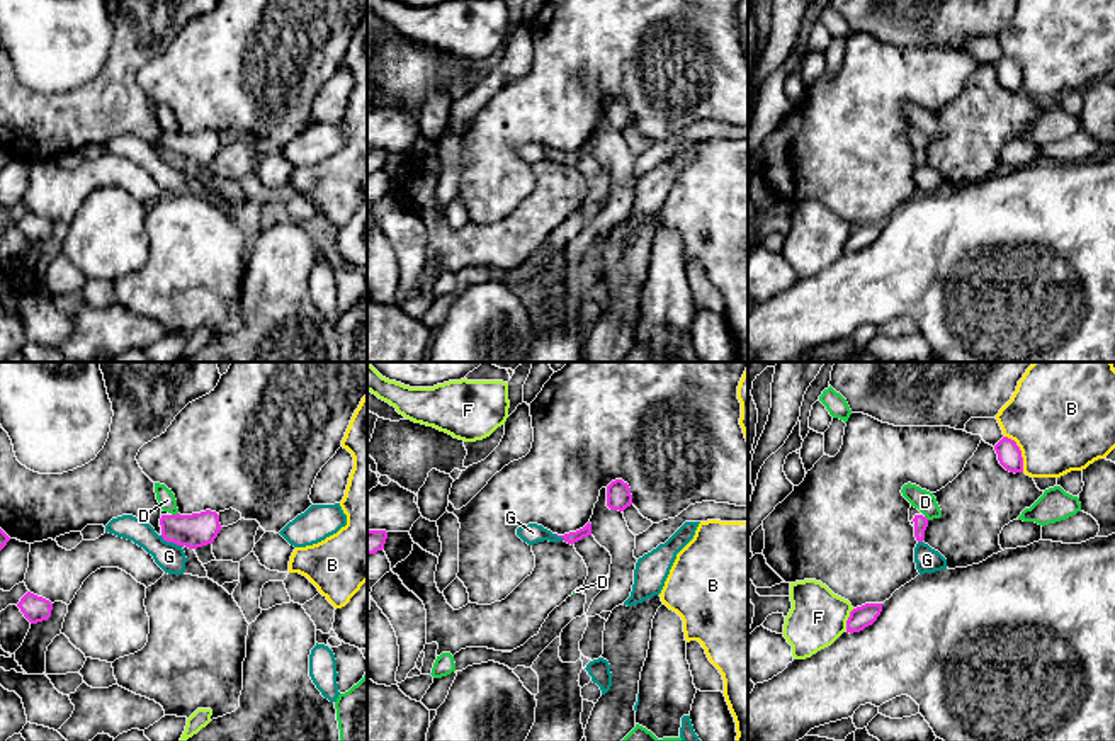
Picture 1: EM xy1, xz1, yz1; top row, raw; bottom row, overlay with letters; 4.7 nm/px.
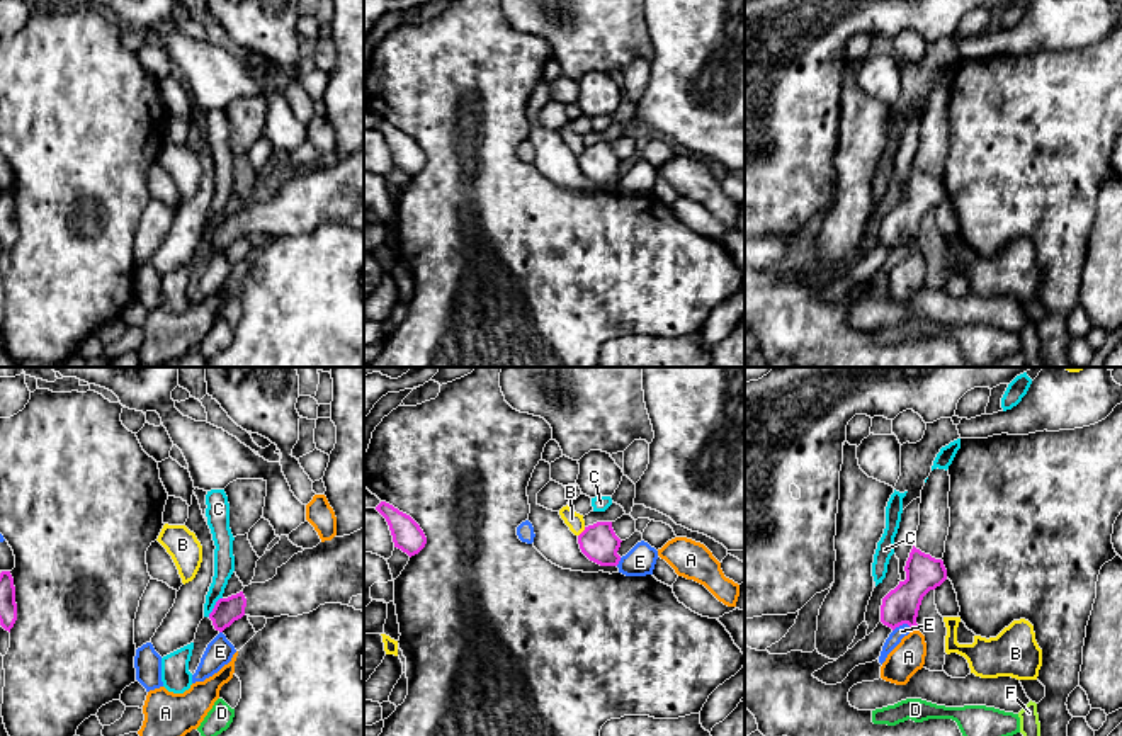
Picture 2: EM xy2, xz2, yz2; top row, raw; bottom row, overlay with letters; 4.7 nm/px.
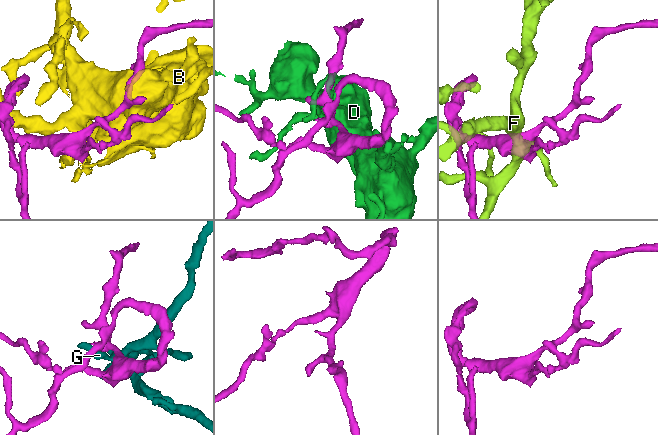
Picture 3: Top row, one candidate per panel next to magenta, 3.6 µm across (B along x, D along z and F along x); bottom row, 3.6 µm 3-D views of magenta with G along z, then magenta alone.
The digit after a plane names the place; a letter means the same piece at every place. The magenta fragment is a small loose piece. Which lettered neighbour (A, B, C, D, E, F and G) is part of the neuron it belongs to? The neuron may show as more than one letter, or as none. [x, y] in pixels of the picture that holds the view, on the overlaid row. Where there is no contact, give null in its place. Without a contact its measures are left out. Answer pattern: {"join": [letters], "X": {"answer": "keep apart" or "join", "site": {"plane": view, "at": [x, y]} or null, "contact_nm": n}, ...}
{"join": [], "A": {"answer": "keep apart", "site": {"plane": "yz2", "at": [913, 629]}, "contact_nm": 40}, "B": {"answer": "keep apart", "site": {"plane": "yz1", "at": [1020, 452]}, "contact_nm": 200}, "C": {"answer": "keep apart", "site": {"plane": "xy2", "at": [215, 607]}, "contact_nm": 120}, "D": {"answer": "keep apart", "site": {"plane": "xy1", "at": [174, 515]}, "contact_nm": 40}, "E": {"answer": "keep apart", "site": {"plane": "yz2", "at": [901, 624]}, "contact_nm": 100}, "F": {"answer": "keep apart", "site": {"plane": "yz1", "at": [848, 619]}, "contact_nm": 110}, "G": {"answer": "keep apart", "site": {"plane": "xy1", "at": [170, 541]}, "contact_nm": 120}}

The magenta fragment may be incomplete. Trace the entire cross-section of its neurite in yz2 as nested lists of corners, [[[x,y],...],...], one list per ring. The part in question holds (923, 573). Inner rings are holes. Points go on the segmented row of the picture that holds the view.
[[[913,546],[904,566],[906,580],[891,590],[881,605],[881,622],[892,631],[908,624],[911,631],[918,629],[916,617],[923,597],[947,580],[947,569],[942,559],[921,552]]]

